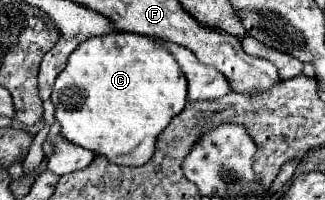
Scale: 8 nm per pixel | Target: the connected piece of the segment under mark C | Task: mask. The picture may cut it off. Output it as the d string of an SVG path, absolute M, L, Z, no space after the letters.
M111 32L109 36L83 40L75 52L69 54L65 70L55 80L51 98L55 104L55 118L61 124L61 134L69 142L103 154L113 164L141 166L151 160L159 132L163 132L171 118L185 108L187 80L173 54L149 36Z

